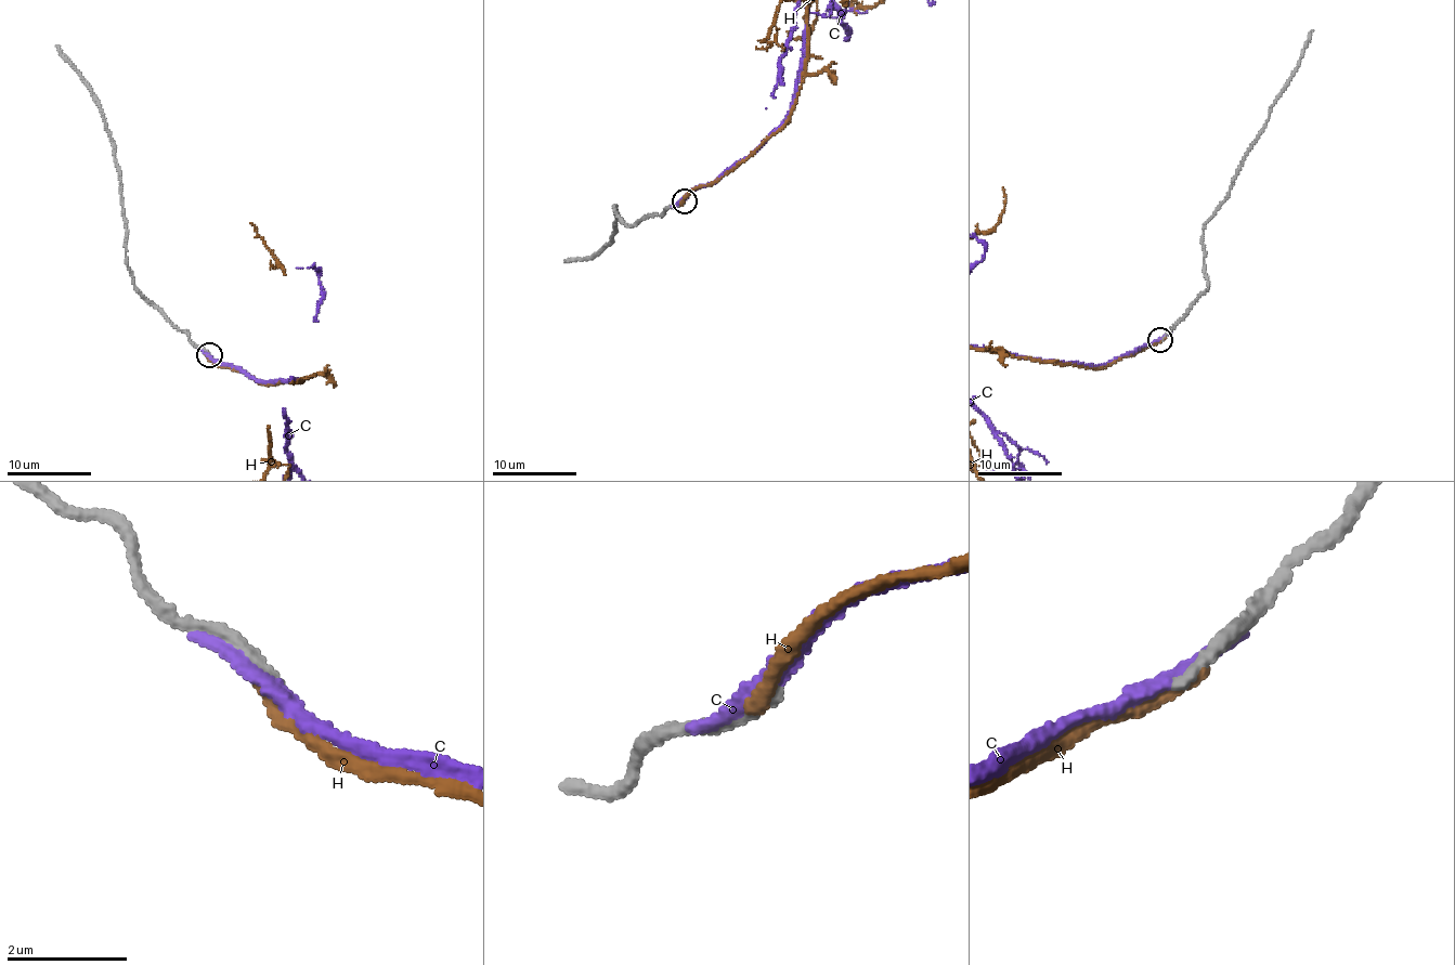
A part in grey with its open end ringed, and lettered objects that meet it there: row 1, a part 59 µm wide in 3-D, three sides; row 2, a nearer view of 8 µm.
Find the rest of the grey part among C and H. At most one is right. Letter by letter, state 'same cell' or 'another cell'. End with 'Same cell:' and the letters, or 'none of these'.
C: another cell
H: another cell
Same cell: none of these

